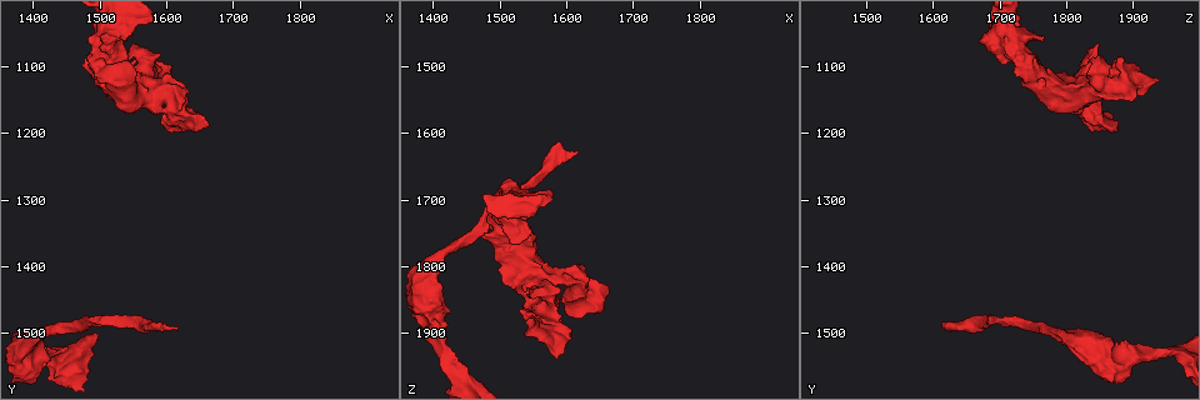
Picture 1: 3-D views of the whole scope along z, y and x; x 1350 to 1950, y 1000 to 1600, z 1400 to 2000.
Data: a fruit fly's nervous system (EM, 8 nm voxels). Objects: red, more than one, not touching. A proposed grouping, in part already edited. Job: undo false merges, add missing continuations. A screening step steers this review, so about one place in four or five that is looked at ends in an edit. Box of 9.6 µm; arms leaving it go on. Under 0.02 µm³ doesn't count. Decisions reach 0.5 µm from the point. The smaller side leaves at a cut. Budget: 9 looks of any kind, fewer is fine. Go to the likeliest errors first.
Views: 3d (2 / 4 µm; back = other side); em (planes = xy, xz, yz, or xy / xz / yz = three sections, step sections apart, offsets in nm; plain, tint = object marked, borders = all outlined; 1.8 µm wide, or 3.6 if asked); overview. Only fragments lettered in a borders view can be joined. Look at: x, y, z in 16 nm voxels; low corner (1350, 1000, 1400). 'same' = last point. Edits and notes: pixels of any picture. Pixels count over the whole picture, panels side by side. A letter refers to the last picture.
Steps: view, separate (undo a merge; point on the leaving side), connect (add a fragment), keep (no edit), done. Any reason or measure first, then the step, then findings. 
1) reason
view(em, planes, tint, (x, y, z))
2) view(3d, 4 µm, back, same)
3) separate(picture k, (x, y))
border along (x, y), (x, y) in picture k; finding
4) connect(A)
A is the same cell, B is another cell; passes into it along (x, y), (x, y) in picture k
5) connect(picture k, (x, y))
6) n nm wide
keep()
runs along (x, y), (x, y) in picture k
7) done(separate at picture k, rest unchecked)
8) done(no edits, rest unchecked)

sudden change in width
view(em, planes, tint, (1400, 1540, 1875))

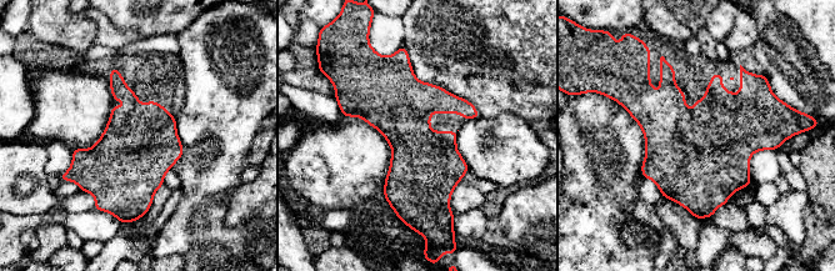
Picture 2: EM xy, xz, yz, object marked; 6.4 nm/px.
view(em, planes, borders, same)

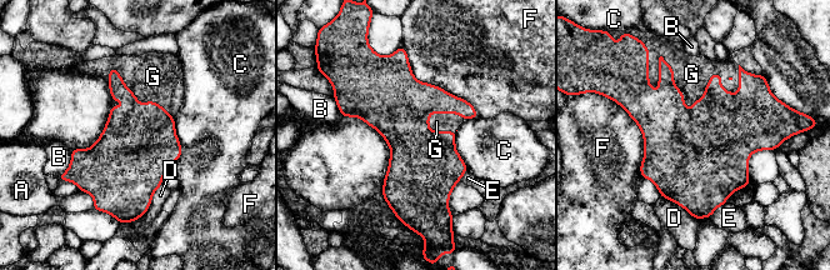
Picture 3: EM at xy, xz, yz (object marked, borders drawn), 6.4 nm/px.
380 nm wide
connect(G)
G is the same cell, A, B, C, D, E and F are other cells; passes into it along (681, 145), (685, 106), (691, 74) in picture 3; it goes on there

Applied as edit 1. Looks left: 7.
see it whole again
view(overview)

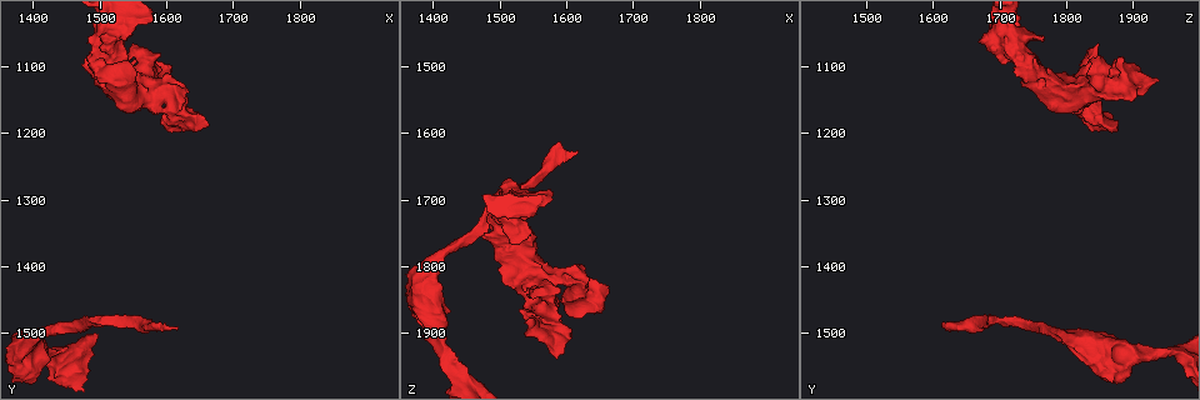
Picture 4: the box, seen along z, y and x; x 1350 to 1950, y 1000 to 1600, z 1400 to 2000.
free end
view(em, planes, plain, (1605, 1190, 1865))

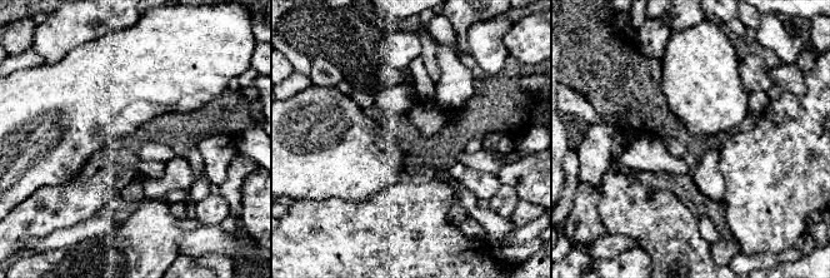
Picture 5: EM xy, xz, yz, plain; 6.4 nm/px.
view(em, planes, borders, same)

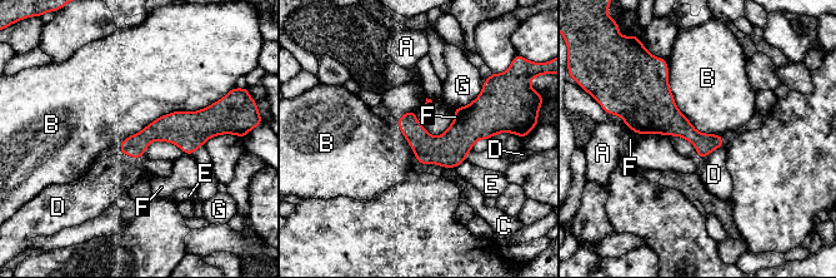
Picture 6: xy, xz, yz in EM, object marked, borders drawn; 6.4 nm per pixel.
140 nm wide
keep()
A, B, C, D, E, F and G are other cells; border along (218, 100), (158, 117), (119, 150) in picture 6; no lettered fragment goes on from it

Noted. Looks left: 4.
stops while still wide
view(3d, 2 µm, (1560, 1085, 1875))

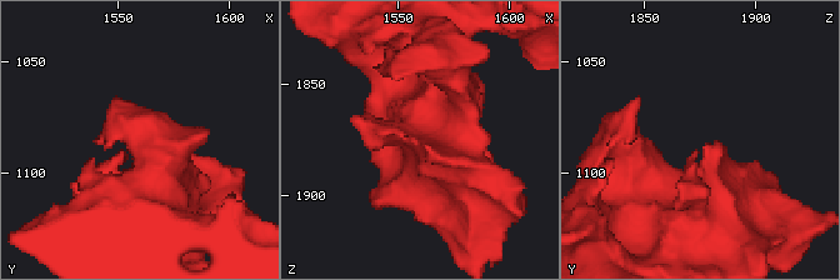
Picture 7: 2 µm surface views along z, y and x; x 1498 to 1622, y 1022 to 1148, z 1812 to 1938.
view(em, planes, plain, (1561, 1089, 1879))

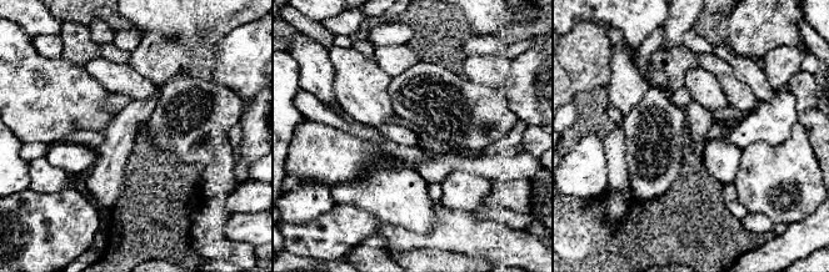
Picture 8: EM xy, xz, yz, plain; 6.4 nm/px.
see the neighbours
view(em, planes, borders, same)

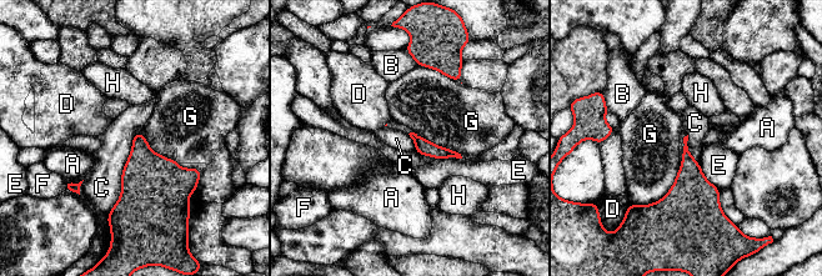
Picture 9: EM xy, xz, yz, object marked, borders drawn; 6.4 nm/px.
keep()
A, B, C, D, E, F, G and H are other cells; runs along (417, 139), (429, 149), (452, 154) in picture 9; no lettered fragment goes on from it

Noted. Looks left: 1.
done(connect at picture 3, rest unchecked)

